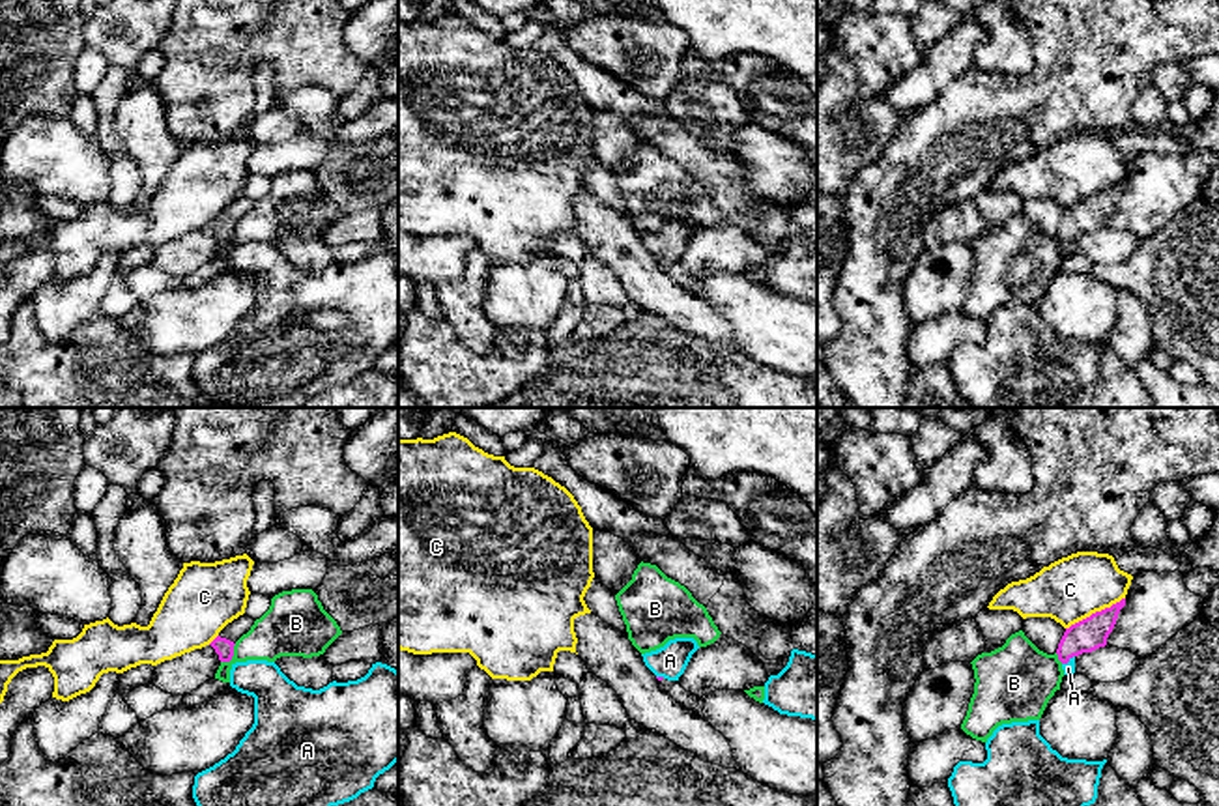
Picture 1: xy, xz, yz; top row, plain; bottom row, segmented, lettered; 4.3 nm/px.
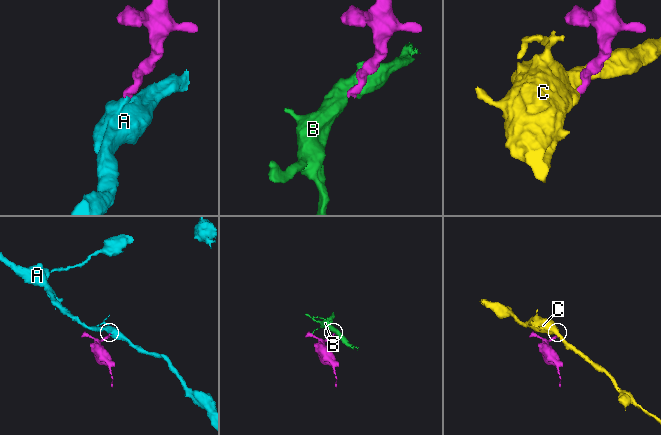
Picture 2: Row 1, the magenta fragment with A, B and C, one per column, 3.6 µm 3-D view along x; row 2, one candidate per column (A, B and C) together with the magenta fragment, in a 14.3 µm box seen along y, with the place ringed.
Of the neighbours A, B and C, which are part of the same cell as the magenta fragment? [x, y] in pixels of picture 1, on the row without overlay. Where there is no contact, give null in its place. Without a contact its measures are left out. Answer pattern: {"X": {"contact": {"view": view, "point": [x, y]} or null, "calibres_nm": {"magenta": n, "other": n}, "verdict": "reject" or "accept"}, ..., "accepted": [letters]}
{"A": {"contact": {"view": "yz", "point": [1068, 242]}, "calibres_nm": {"magenta": 140, "other": 50}, "verdict": "accept"}, "B": {"contact": {"view": "xy", "point": [232, 236]}, "calibres_nm": {"magenta": 80, "other": 220}, "verdict": "reject"}, "C": {"contact": {"view": "yz", "point": [1096, 193]}, "calibres_nm": {"magenta": 140, "other": 280}, "verdict": "reject"}, "accepted": ["A"]}

